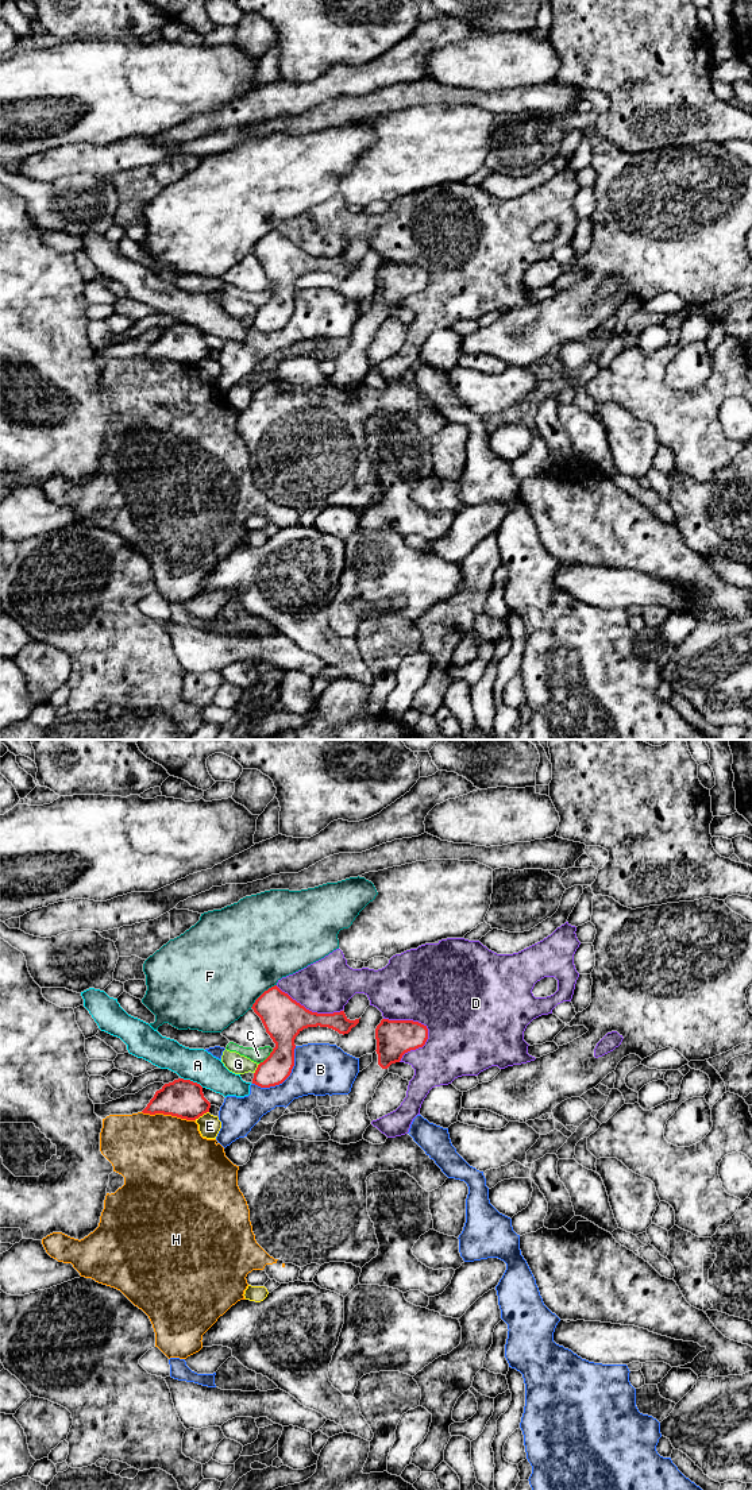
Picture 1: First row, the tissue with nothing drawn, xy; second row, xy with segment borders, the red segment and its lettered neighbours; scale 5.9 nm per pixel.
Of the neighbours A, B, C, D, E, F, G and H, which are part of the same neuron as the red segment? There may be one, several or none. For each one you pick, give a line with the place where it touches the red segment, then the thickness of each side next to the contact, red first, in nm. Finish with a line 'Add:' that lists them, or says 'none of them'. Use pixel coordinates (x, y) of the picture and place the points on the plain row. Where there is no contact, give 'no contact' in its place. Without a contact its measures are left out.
Add: none of them

